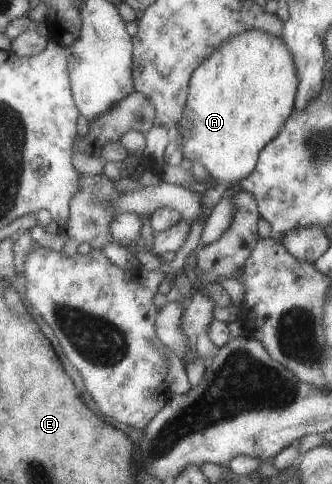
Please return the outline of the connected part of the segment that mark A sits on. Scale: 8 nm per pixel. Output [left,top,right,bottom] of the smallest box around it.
[176,30,296,195]

